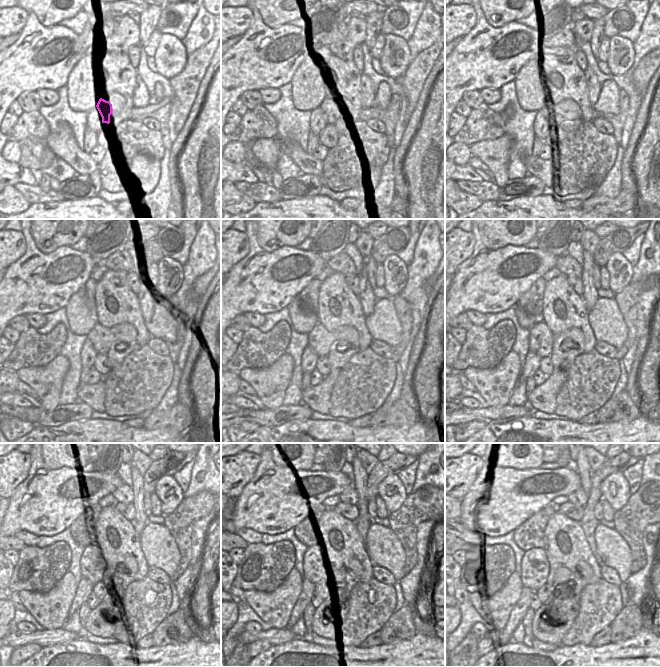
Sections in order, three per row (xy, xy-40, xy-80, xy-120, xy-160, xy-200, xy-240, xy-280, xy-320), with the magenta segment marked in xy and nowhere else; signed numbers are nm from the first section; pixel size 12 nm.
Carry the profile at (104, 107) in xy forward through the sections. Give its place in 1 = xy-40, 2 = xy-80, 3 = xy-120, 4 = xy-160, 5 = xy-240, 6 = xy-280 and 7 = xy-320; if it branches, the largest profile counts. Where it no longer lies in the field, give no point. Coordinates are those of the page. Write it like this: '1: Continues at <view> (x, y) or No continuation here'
1: Continues at xy-40 (346, 112)
2: Continues at xy-80 (571, 111)
3: Continues at xy-120 (102, 338)
4: Continues at xy-160 (320, 339)
5: Continues at xy-240 (91, 563)
6: Continues at xy-280 (314, 563)
7: Continues at xy-320 (535, 566)

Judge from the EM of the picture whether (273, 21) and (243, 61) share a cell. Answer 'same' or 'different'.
different

